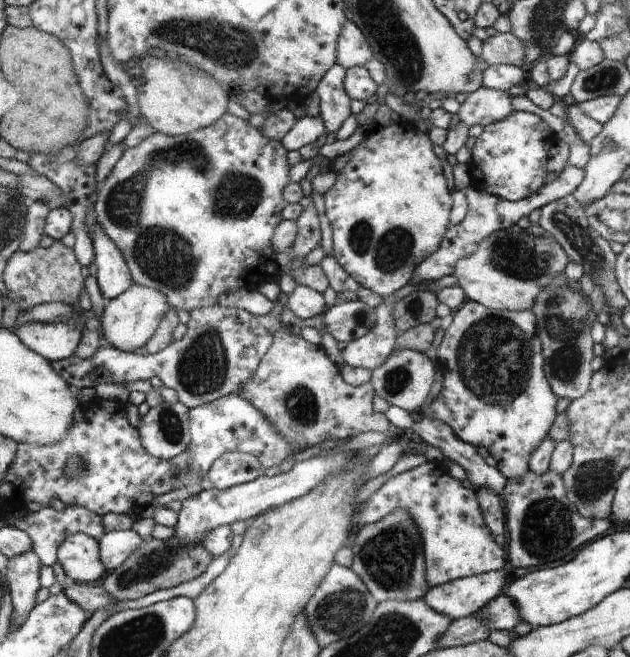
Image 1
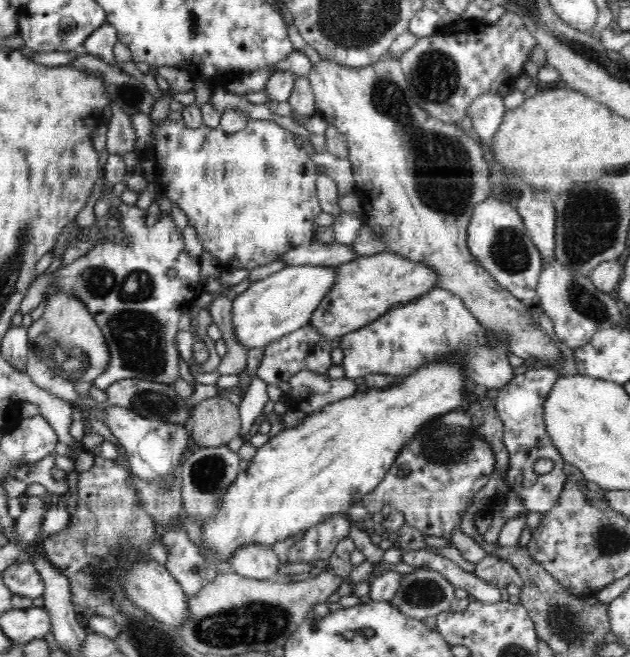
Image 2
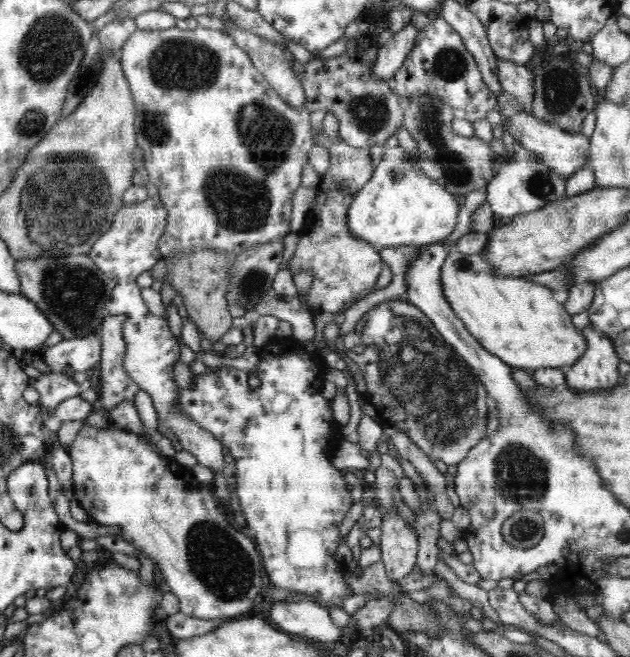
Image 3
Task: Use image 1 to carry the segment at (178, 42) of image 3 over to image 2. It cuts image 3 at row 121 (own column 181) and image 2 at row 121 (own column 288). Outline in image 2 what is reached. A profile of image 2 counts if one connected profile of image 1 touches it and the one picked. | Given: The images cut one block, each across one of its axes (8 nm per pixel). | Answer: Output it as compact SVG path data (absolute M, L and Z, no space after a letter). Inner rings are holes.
M166 118L157 129L153 128L151 123L150 128L150 146L144 148L141 160L149 161L156 171L156 175L160 174L165 194L173 204L177 204L186 214L188 218L188 225L192 225L197 231L197 236L202 243L203 250L212 253L218 259L218 267L221 270L234 271L238 268L246 268L252 270L257 266L264 266L273 260L278 260L285 252L296 248L298 245L307 243L307 237L314 228L314 220L320 214L321 204L317 197L317 178L321 169L311 161L311 156L308 155L306 149L299 148L294 139L294 133L286 128L278 125L272 120L249 120L240 132L234 134L226 134L221 128L209 128L203 124L199 128L192 128L184 126L183 119L181 121L170 121Z

